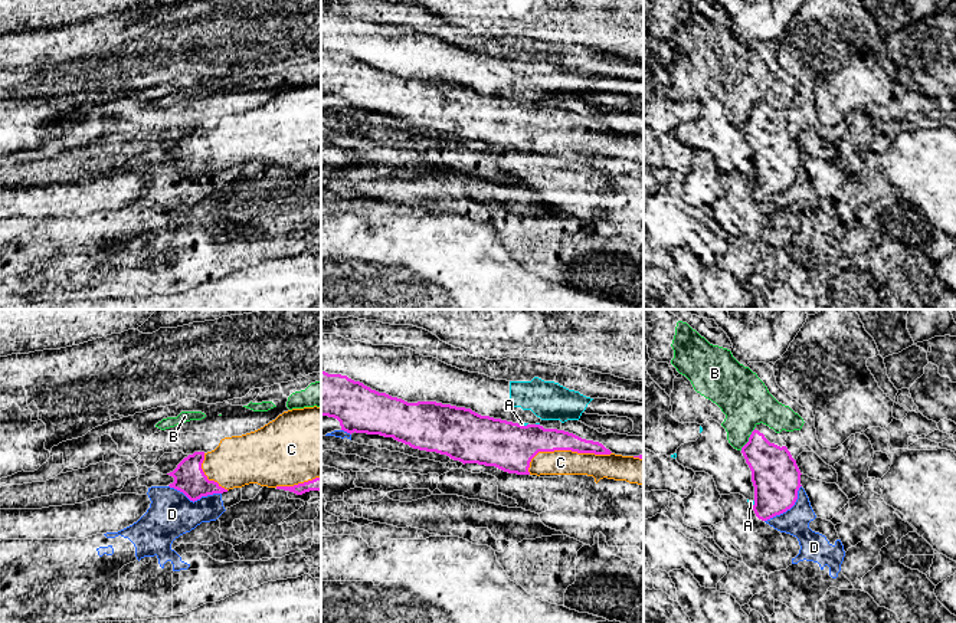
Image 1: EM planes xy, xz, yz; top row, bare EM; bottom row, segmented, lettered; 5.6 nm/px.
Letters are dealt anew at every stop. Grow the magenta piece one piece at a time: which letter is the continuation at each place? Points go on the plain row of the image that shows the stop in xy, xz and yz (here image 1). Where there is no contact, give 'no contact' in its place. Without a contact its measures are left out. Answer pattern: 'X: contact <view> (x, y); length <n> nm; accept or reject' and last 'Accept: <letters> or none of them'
A: contact xz (523, 104); length 50 nm; reject
B: contact yz (749, 117); length 150 nm; reject
C: contact xz (565, 127); length 480 nm; accept
D: contact xy (195, 177); length 300 nm; reject
Accept: C

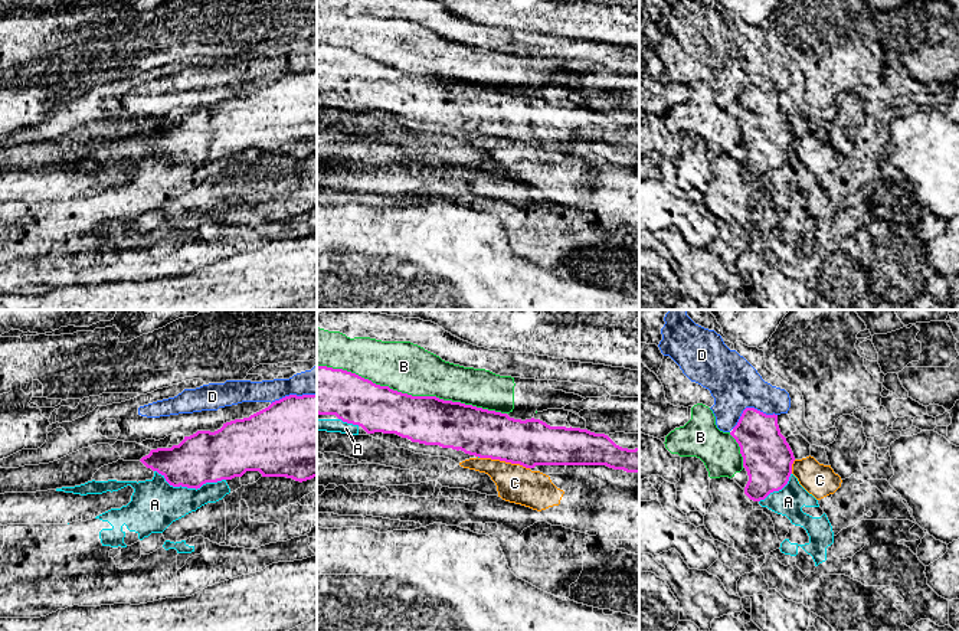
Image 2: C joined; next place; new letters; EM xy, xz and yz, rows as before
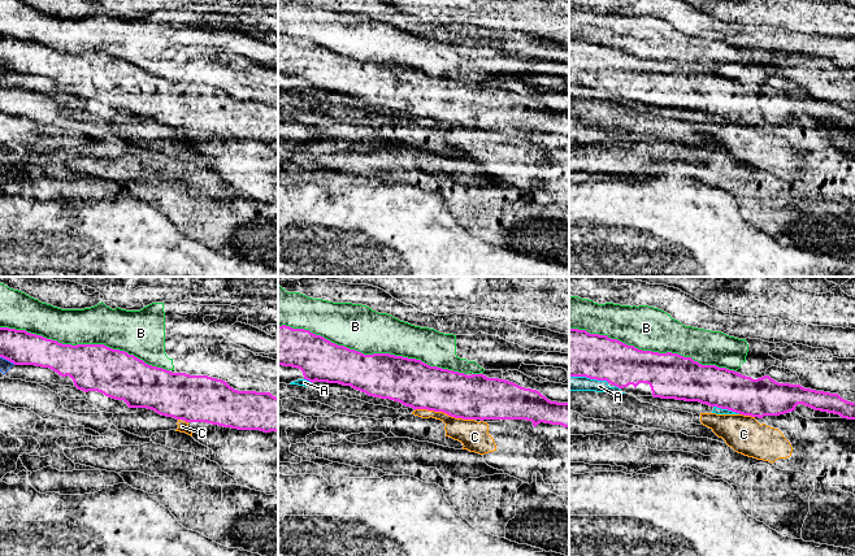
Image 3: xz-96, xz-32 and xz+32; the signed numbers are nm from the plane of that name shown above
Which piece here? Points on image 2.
A: contact xy (190, 164); length 400 nm; reject
B: contact xz (411, 72); length 1100 nm; reject
C: contact xz (504, 137); length 280 nm; reject
D: contact yz (750, 85); length 260 nm; reject
Accept: none of them

